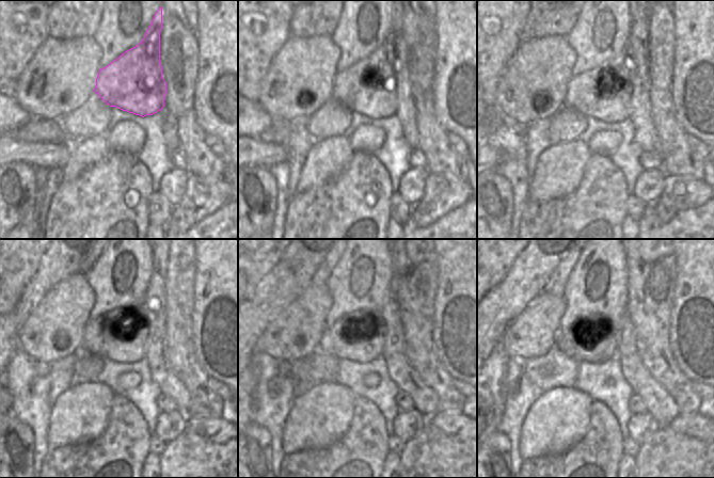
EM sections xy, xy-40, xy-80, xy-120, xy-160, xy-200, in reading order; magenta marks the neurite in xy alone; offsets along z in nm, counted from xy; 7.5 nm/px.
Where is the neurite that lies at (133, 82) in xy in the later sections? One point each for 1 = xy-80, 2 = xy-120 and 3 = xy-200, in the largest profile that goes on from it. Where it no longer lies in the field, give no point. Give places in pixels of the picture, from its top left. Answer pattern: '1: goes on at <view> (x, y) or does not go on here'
1: goes on at xy-80 (604, 93)
2: goes on at xy-120 (121, 334)
3: goes on at xy-200 (591, 340)

